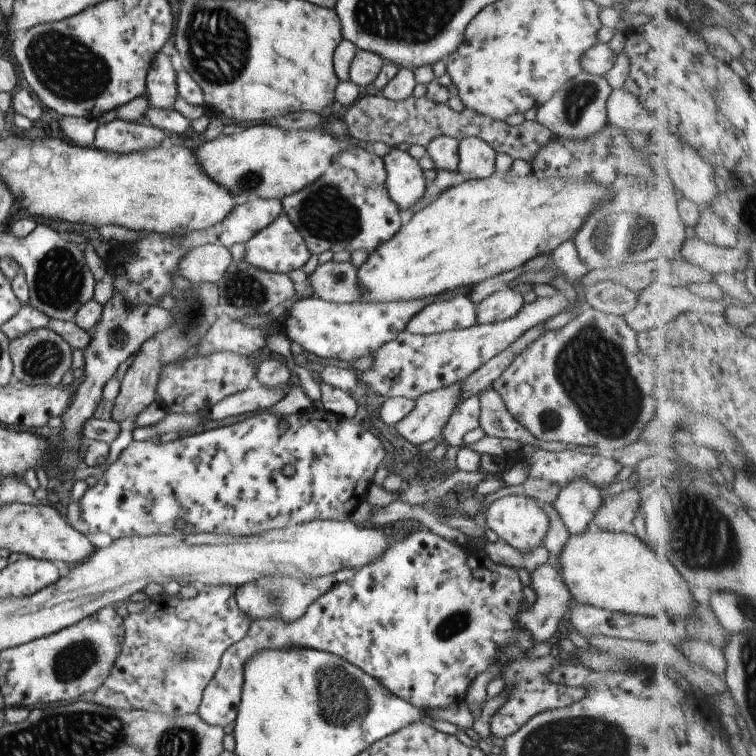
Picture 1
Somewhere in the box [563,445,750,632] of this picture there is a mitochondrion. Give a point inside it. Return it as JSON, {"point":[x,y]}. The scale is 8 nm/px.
{"point":[711,544]}

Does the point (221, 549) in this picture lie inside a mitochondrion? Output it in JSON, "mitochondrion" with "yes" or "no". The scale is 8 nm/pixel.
{"mitochondrion":"no"}

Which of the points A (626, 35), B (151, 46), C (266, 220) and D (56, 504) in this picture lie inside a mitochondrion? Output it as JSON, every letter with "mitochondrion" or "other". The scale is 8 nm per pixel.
{"A":"other","B":"other","C":"other","D":"other"}

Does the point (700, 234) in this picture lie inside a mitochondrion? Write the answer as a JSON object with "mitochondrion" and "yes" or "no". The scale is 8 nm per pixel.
{"mitochondrion":"no"}

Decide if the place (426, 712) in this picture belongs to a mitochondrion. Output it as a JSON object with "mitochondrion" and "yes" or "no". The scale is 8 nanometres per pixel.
{"mitochondrion":"no"}

